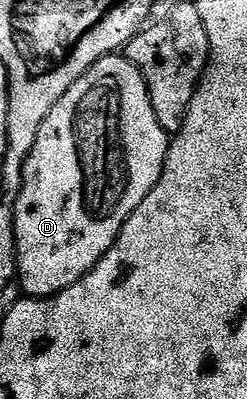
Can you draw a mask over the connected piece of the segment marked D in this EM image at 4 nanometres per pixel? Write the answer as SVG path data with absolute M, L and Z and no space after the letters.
M121 54L105 55L56 101L40 125L36 145L24 165L24 181L16 203L18 278L23 296L47 299L76 285L112 249L120 229L160 181L171 136L156 121L150 90L138 66Z

